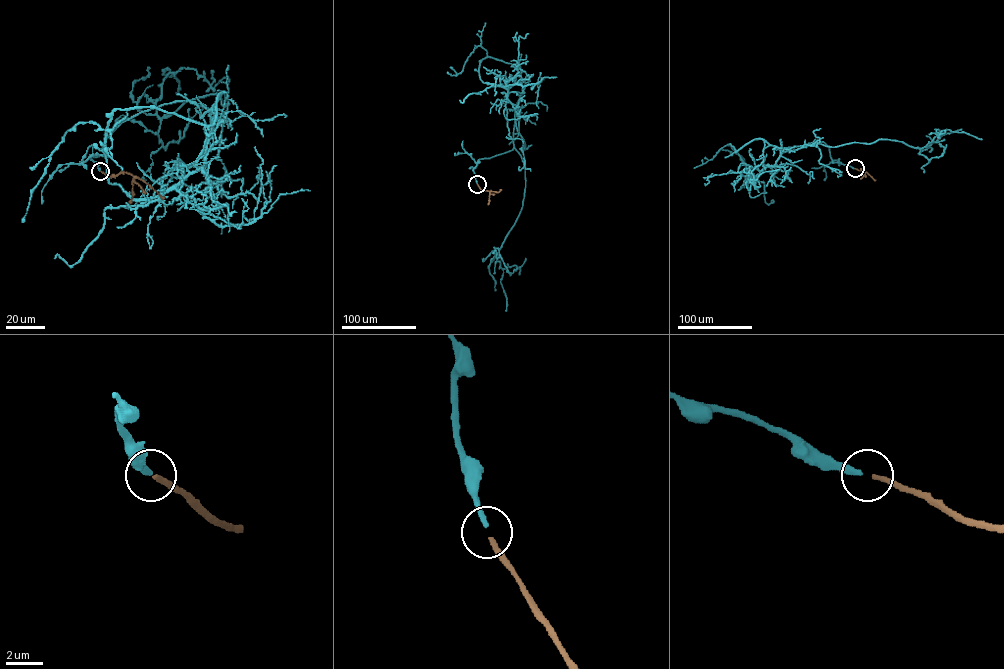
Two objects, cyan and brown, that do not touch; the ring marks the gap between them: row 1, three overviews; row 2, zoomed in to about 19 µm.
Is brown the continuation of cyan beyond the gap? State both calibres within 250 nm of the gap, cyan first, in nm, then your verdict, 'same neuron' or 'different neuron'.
280/240 nm | same neuron

